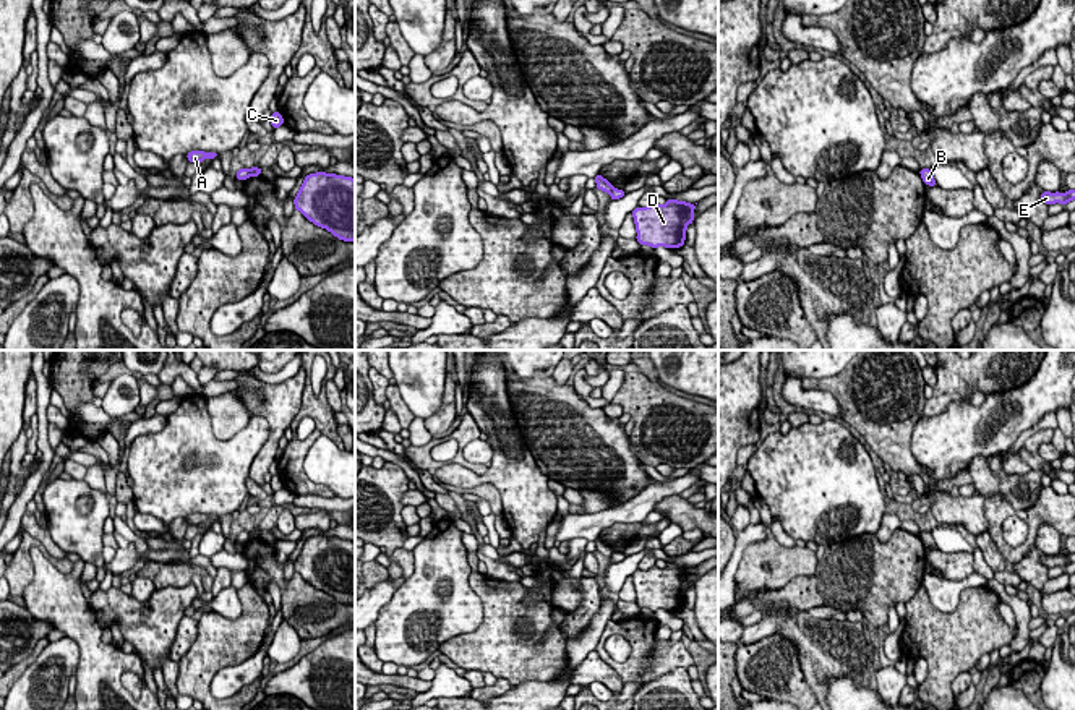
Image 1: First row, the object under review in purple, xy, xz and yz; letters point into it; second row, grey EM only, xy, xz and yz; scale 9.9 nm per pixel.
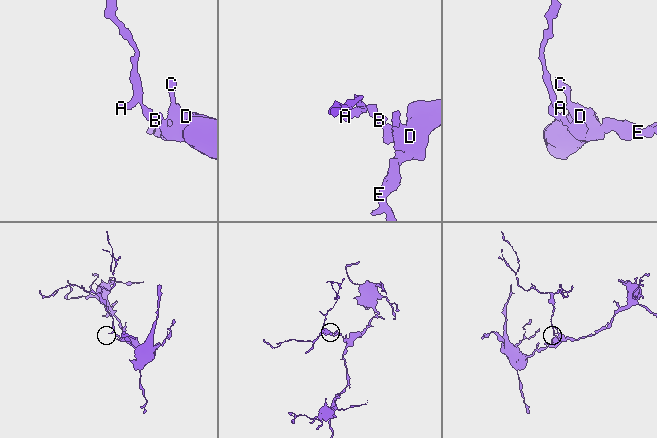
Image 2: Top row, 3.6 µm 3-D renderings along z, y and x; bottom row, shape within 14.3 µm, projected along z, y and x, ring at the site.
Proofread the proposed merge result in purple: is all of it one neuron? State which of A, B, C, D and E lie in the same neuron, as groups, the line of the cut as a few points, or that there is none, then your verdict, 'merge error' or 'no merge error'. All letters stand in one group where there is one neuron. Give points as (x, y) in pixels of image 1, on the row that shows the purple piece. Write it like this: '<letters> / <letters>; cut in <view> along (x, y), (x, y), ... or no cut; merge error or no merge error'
A / B C D E; cut in xy along (248, 169), (250, 175); merge error

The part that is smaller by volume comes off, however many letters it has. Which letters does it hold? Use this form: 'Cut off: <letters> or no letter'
Cut off: A

